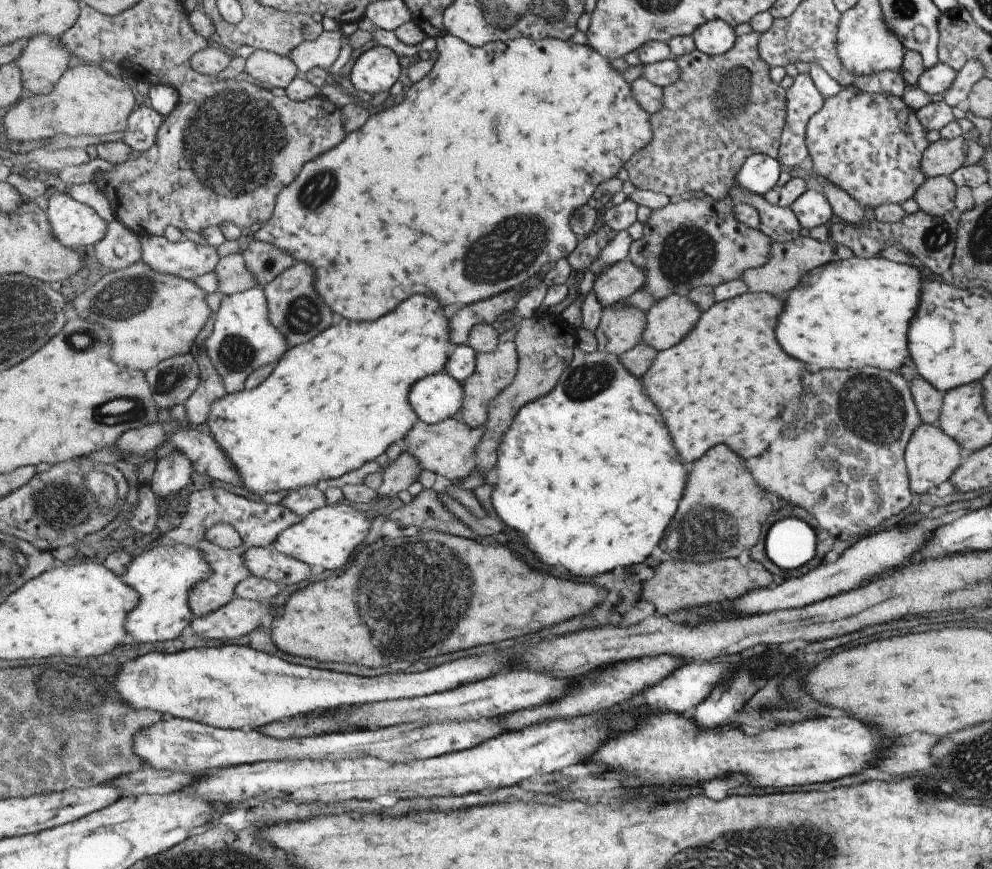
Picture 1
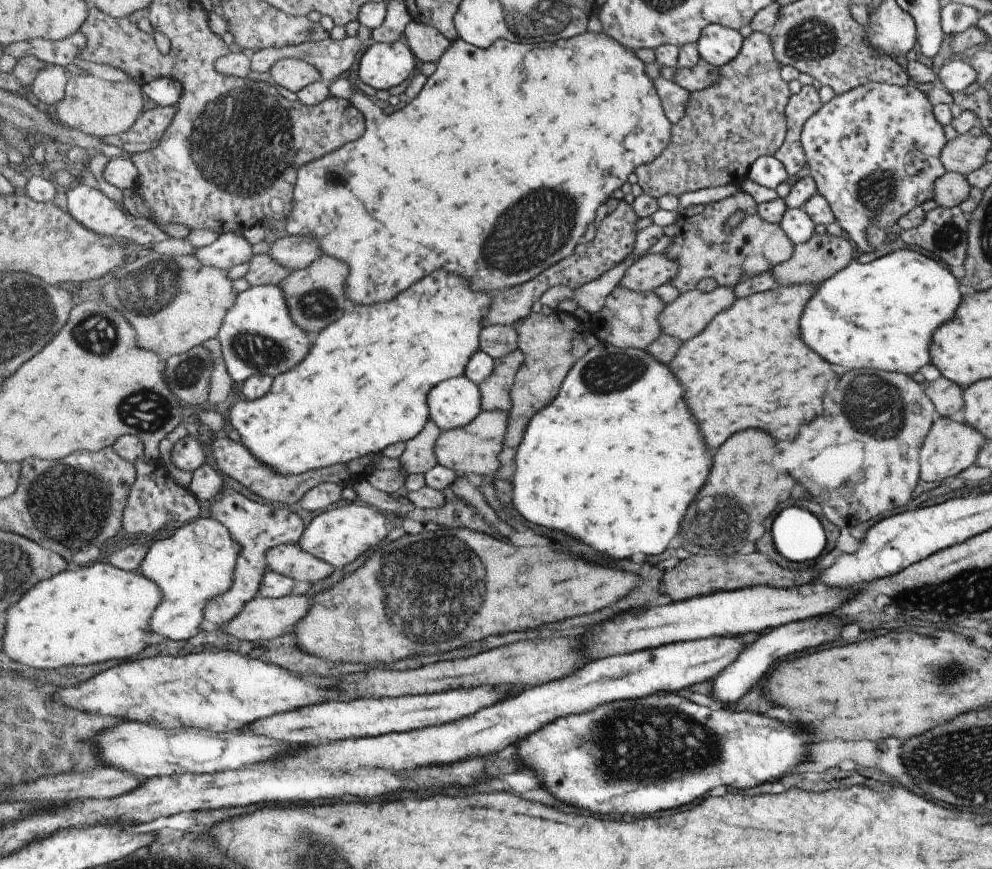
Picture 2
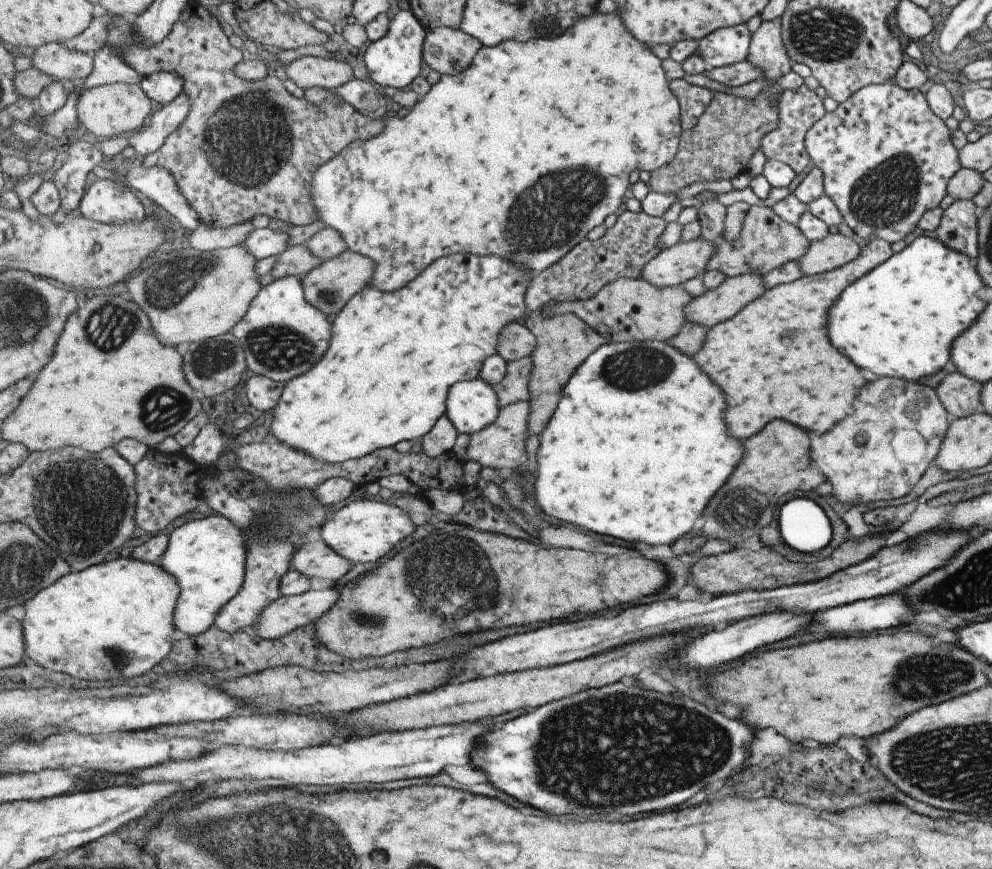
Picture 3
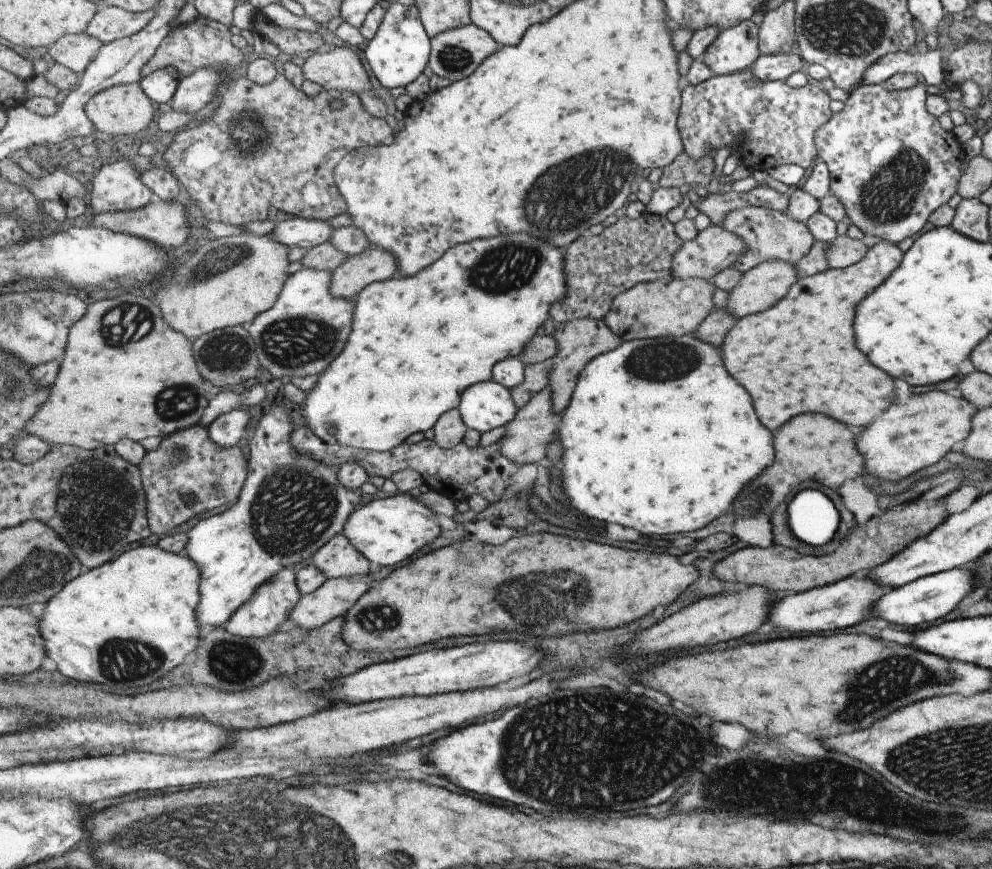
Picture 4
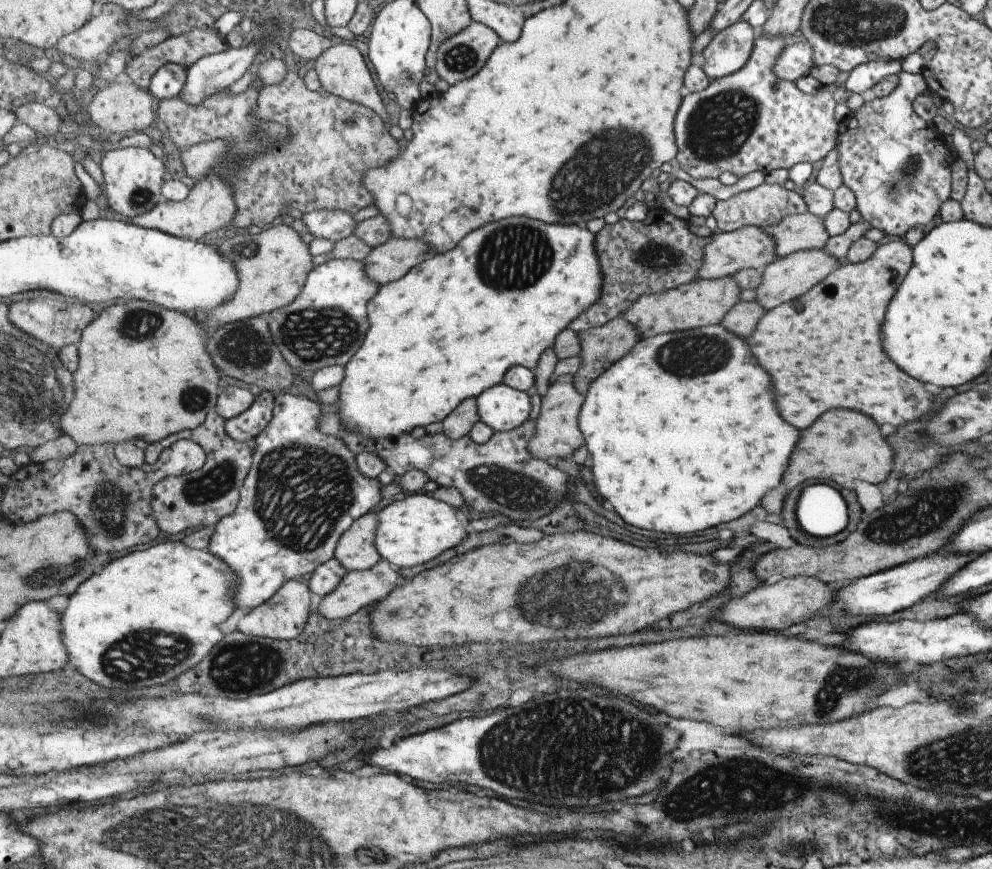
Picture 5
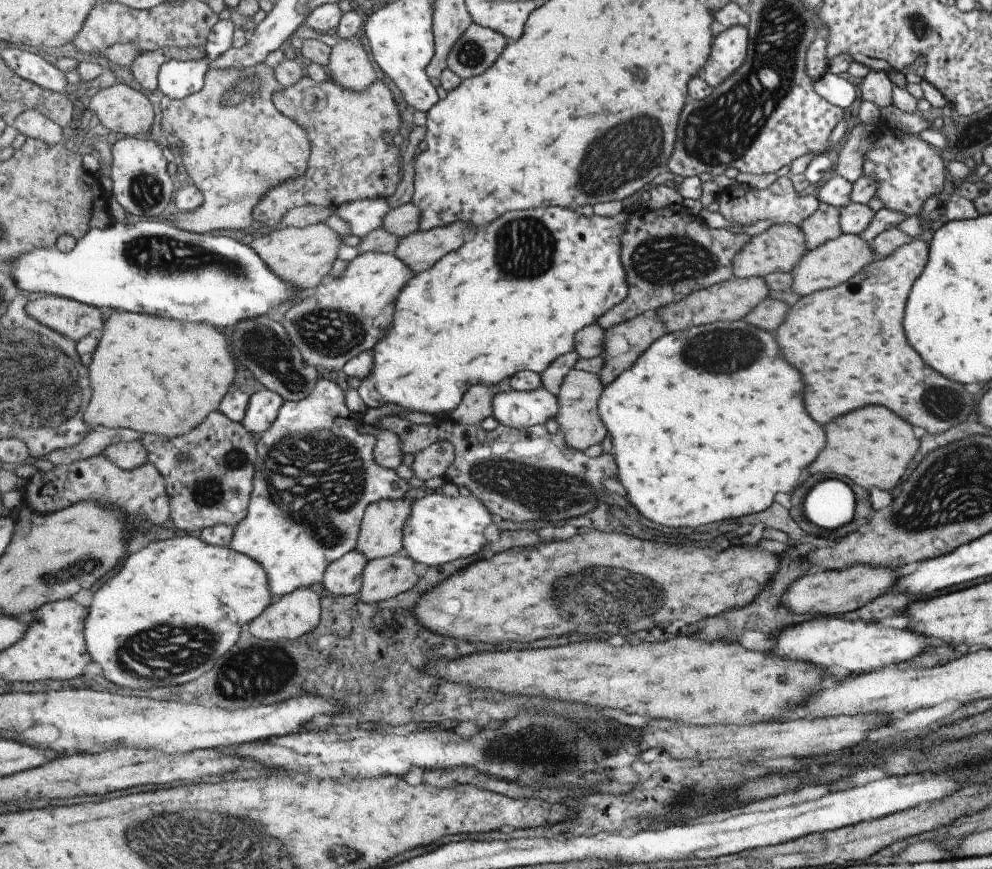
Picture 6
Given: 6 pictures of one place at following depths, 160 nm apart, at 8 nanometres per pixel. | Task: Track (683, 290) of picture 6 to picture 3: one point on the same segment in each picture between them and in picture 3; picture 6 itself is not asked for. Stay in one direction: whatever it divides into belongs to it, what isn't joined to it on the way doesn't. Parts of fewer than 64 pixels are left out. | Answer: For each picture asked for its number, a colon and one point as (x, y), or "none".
3: (624, 249)
4: (597, 268)
5: (659, 253)

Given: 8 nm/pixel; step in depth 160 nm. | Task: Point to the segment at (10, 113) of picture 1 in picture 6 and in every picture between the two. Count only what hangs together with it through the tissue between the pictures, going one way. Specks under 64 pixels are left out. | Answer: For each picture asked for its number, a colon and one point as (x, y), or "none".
2: (96, 106)
3: (118, 109)
4: (125, 110)
5: (124, 108)
6: (120, 108)

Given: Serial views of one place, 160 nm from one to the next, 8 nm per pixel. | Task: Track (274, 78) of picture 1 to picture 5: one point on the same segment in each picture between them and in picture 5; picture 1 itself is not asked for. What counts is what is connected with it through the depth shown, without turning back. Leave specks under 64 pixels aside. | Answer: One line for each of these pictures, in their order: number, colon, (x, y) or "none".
2: (294, 74)
3: (309, 71)
4: (340, 68)
5: (342, 69)

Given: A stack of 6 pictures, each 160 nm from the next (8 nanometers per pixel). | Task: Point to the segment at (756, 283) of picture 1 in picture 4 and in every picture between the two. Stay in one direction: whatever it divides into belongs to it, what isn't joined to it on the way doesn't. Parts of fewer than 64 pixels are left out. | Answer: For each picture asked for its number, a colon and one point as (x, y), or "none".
2: (823, 255)
3: (835, 250)
4: (842, 251)

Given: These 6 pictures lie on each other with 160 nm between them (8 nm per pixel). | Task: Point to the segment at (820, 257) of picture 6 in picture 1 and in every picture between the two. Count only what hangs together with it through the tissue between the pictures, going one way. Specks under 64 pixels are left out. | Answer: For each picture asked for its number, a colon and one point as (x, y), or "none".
1: (668, 320)
2: (686, 316)
3: (715, 305)
4: (759, 288)
5: (785, 279)

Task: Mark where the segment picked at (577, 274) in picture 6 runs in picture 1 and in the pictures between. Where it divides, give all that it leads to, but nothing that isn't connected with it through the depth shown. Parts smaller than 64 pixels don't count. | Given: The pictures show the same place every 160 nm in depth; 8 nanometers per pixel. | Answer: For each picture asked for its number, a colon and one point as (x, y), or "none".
1: (337, 402)
2: (366, 385)
3: (395, 356)
4: (419, 342)
5: (448, 331)

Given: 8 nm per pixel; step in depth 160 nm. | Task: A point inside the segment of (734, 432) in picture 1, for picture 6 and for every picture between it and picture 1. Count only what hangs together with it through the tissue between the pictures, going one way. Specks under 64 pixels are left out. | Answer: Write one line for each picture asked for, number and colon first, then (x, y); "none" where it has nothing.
2: (747, 367)
3: (784, 330)
4: (798, 356)
5: (823, 351)
6: (848, 341)

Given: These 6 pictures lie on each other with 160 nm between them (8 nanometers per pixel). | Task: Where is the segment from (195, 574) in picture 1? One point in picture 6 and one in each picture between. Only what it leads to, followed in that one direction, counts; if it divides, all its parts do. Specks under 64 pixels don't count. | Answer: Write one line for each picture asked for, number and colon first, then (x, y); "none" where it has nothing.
2: (197, 563)
3: (208, 556)
4: (237, 551)
5: (277, 534)
6: (314, 452)

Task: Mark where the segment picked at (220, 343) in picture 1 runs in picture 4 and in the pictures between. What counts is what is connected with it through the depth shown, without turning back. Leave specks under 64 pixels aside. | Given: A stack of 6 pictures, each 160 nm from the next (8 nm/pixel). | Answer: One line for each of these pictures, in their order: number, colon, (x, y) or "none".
2: (260, 336)
3: (281, 321)
4: (307, 328)

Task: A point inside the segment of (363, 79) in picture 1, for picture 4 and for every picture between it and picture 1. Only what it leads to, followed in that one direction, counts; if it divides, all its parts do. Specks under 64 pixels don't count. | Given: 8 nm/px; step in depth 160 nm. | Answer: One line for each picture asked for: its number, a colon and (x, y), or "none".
2: (383, 65)
3: (396, 60)
4: (399, 54)

